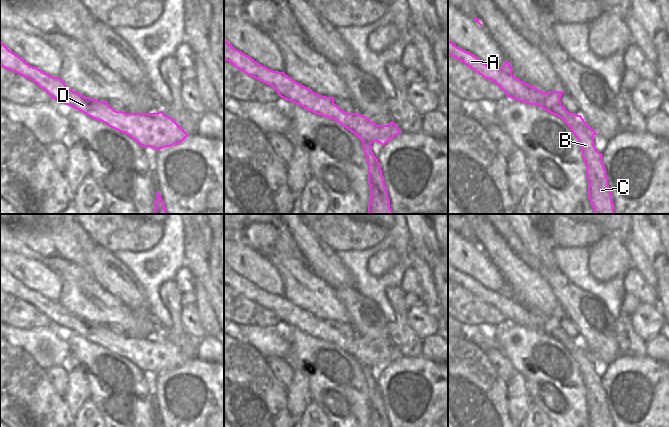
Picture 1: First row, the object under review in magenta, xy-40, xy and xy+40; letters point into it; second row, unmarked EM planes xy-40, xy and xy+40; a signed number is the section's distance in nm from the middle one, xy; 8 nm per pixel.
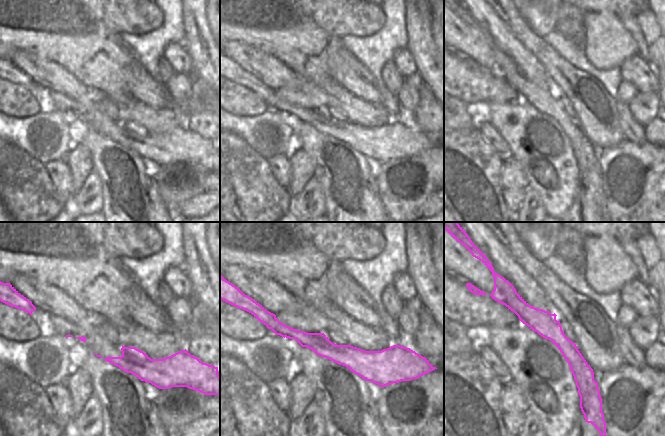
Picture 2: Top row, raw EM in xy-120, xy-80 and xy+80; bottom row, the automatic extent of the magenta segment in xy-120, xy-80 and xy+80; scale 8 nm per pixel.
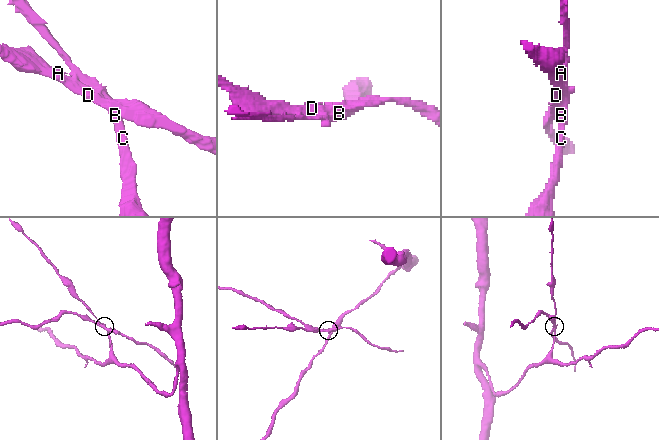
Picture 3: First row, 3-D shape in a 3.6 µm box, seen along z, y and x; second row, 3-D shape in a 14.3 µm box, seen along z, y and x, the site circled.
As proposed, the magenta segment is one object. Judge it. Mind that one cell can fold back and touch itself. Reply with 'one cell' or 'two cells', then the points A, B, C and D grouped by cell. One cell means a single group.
two cells; A D / B C

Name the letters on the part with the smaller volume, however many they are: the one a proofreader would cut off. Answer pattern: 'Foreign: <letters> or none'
Foreign: A, D

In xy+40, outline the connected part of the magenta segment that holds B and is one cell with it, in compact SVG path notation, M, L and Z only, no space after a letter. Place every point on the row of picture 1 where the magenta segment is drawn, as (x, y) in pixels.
M531 87L542 94L546 106L554 107L554 110L562 114L562 120L570 128L580 146L582 158L586 166L586 178L588 180L588 199L594 210L594 214L614 214L612 194L608 186L606 170L602 162L602 153L594 146L594 134L588 128L581 115L569 113L560 98L564 91L549 91L547 93Z

